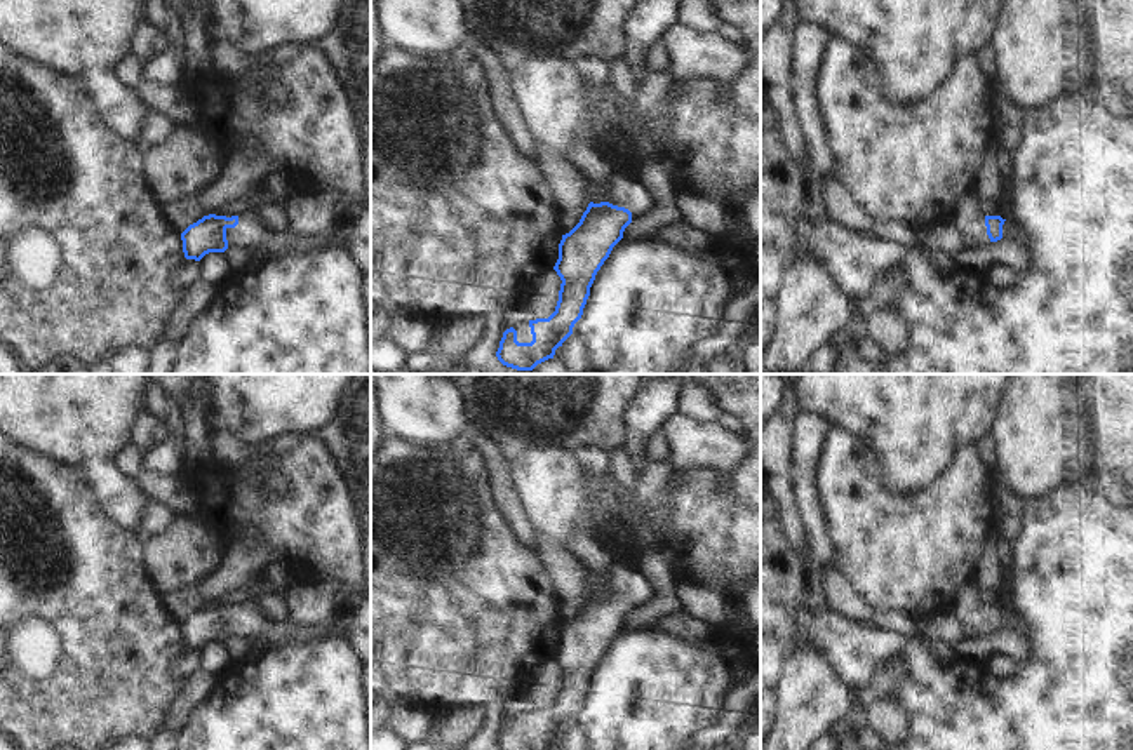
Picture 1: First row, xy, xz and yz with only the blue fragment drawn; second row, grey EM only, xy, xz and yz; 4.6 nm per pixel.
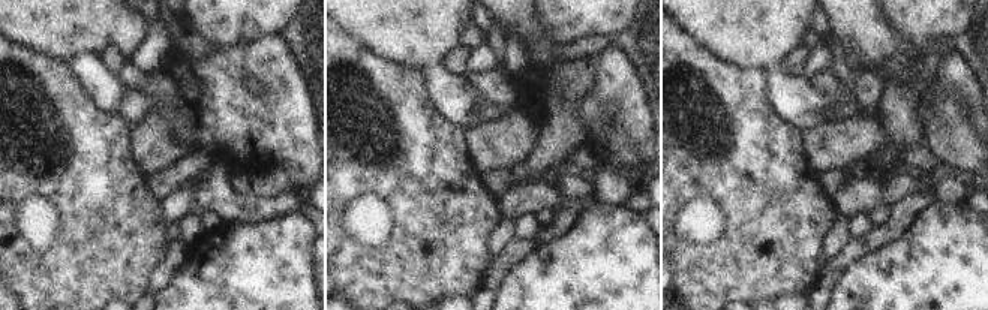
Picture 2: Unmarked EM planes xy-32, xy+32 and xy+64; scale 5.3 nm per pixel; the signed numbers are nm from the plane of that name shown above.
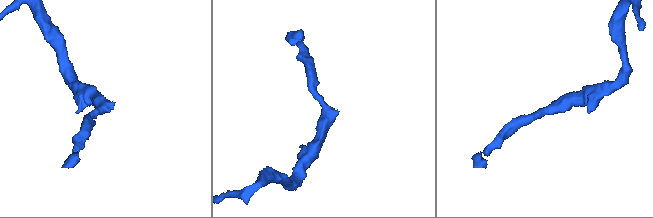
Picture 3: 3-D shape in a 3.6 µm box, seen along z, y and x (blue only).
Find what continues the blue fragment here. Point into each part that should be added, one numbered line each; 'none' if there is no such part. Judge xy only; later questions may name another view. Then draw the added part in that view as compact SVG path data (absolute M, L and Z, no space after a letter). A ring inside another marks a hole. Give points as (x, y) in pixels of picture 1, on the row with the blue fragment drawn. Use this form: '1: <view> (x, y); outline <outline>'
1: xy (249, 234); outline M247 207L237 216L238 224L235 228L226 228L228 245L244 249L252 259L266 259L270 265L294 259L299 254L336 242L334 231L308 237L296 235L289 230L272 231L259 223L256 207Z

